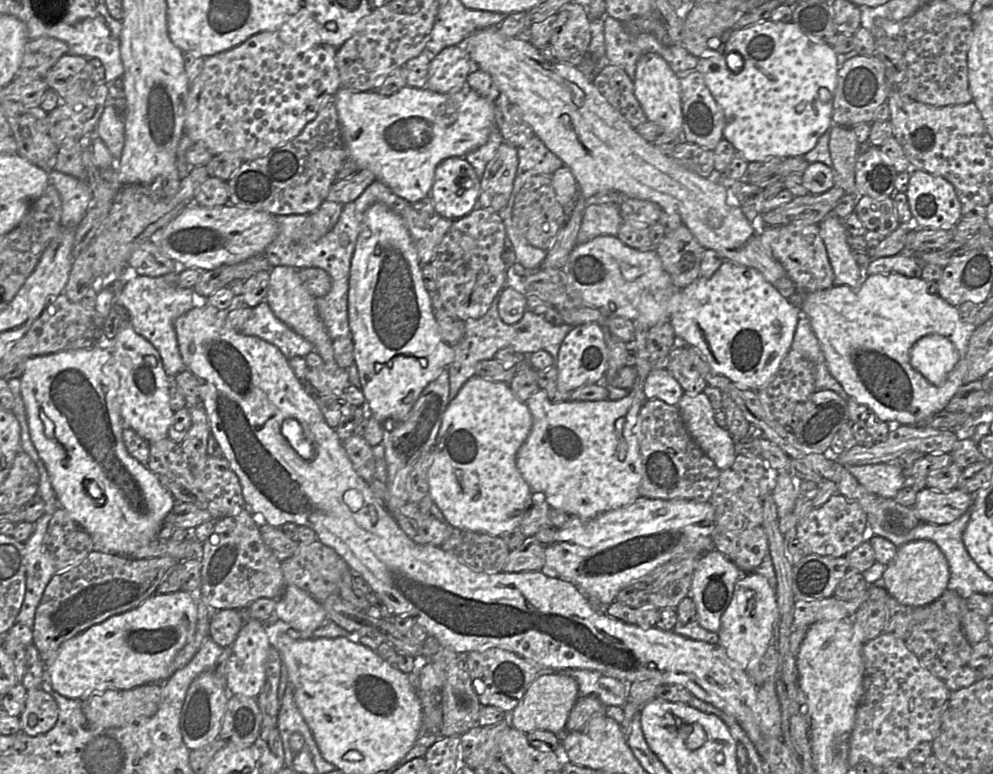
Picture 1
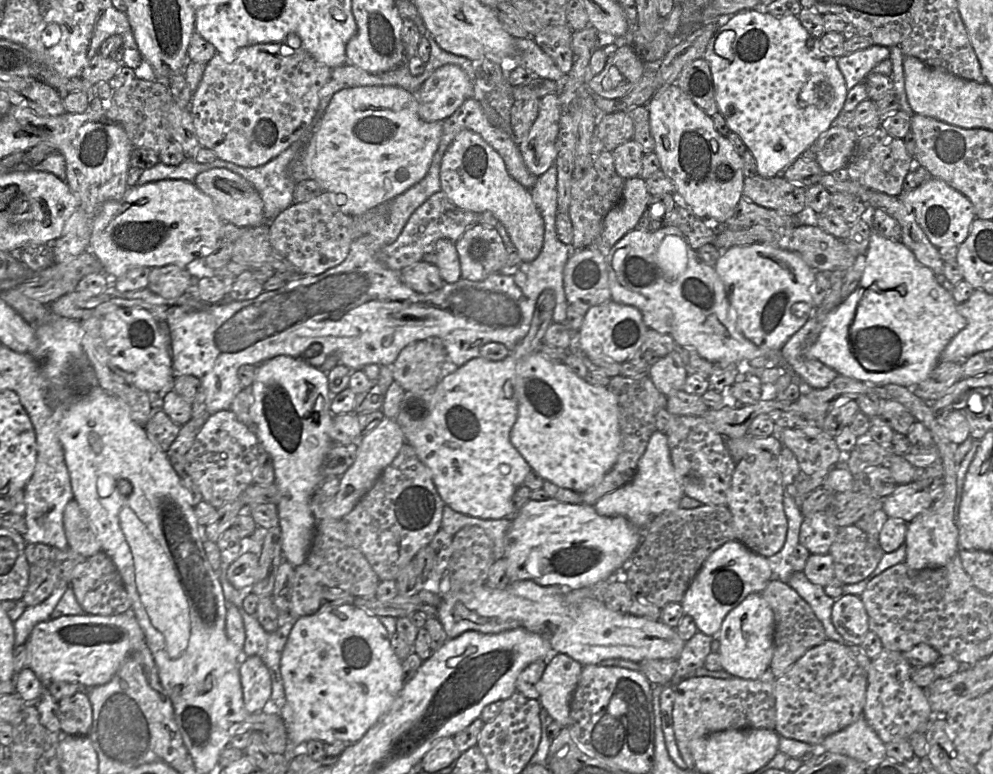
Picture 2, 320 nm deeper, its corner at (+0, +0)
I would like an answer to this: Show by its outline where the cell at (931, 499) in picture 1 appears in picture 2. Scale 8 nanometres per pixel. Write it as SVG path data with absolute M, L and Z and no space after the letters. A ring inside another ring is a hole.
M918 482L897 485L892 494L882 499L882 513L910 523L932 504L929 487Z

